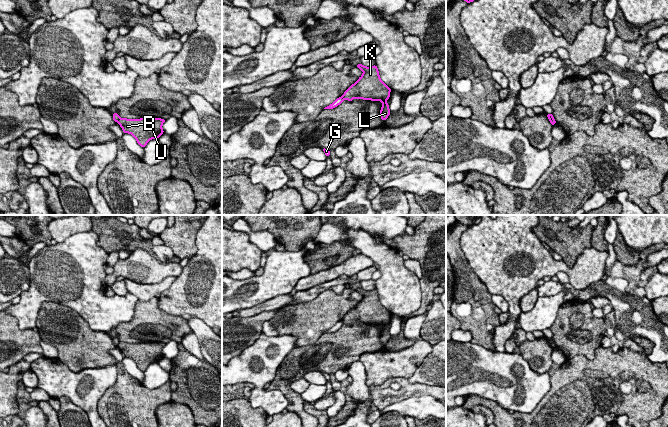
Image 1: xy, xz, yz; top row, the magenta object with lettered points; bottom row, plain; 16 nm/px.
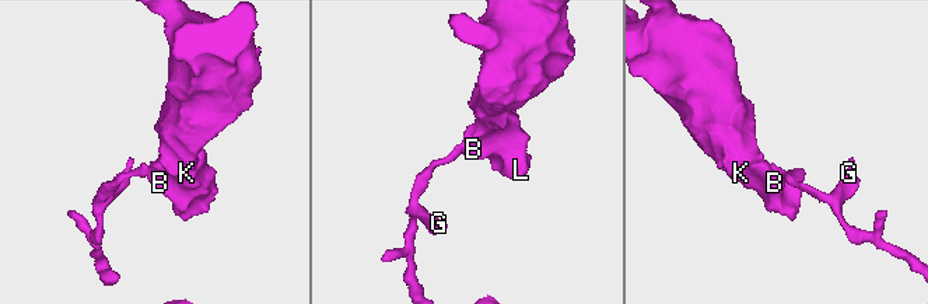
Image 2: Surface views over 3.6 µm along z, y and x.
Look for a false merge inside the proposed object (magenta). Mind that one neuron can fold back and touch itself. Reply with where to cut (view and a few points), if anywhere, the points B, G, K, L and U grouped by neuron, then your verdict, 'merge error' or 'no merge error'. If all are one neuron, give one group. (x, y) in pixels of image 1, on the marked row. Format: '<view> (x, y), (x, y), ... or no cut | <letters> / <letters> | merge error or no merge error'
xz (341, 97), (343, 99) | B K L U / G | merge error

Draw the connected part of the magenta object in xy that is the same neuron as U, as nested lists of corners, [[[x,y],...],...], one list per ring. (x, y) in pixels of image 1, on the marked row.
[[[119,118],[118,124],[124,133],[131,134],[141,147],[145,147],[151,139],[158,139],[163,133],[162,125],[165,119],[161,118],[140,118],[127,119]]]

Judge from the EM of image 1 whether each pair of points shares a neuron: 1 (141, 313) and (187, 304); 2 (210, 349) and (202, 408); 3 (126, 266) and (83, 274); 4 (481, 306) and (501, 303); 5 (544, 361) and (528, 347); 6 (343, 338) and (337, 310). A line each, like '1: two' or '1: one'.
1: two
2: two
3: two
4: two
5: one
6: two

